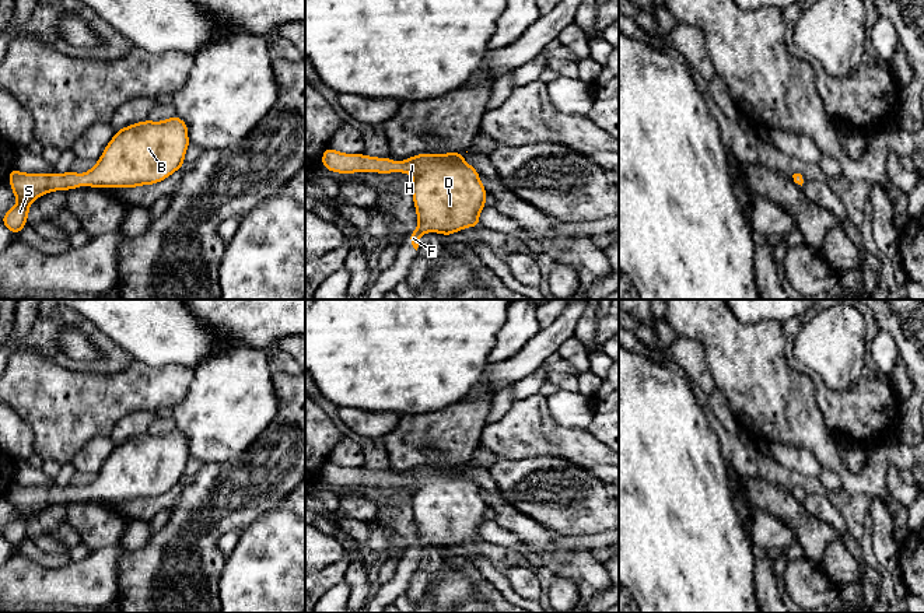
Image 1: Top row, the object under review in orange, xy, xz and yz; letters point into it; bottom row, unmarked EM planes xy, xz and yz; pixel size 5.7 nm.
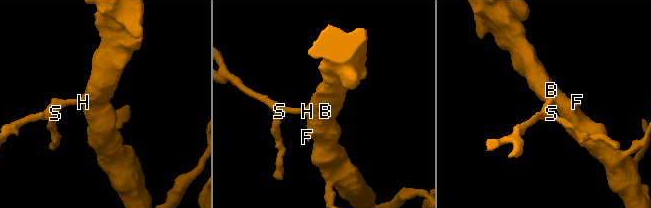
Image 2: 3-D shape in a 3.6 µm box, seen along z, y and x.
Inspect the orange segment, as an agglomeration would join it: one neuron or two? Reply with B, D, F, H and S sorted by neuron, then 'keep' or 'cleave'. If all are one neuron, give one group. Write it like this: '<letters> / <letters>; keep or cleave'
B D F H S; keep

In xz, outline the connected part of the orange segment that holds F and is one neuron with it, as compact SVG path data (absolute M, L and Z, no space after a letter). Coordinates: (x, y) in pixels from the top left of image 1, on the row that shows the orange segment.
M328 147L322 153L322 165L339 174L412 174L410 190L419 224L416 231L409 234L409 239L417 251L420 237L426 232L447 237L480 225L479 213L486 207L487 190L479 172L462 160L463 154L417 154L395 164L389 157L343 154Z

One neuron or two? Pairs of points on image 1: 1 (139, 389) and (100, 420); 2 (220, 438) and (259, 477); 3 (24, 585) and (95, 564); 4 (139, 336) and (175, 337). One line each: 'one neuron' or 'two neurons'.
1: one neuron
2: two neurons
3: one neuron
4: one neuron

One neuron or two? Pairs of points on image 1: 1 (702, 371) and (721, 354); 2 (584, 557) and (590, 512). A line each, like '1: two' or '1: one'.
1: two
2: two

